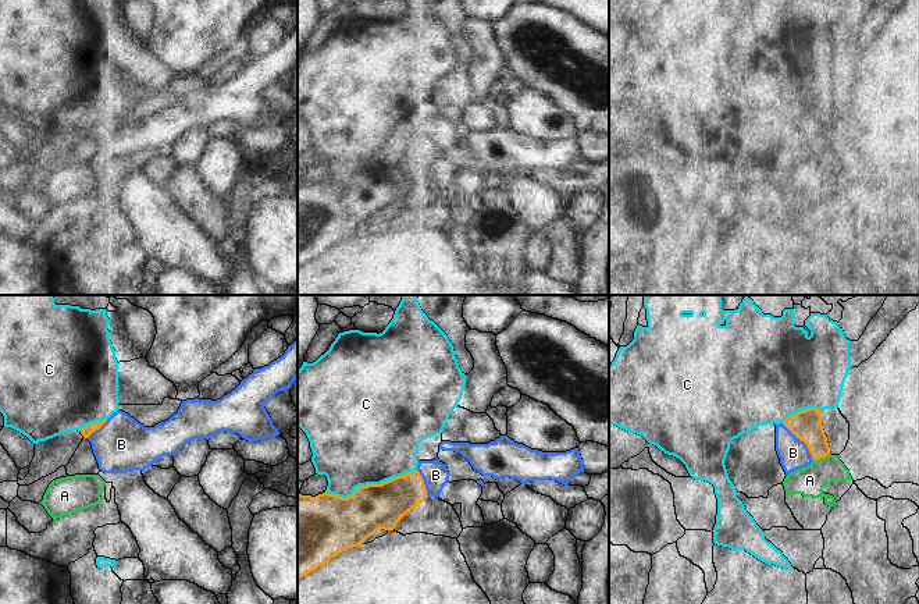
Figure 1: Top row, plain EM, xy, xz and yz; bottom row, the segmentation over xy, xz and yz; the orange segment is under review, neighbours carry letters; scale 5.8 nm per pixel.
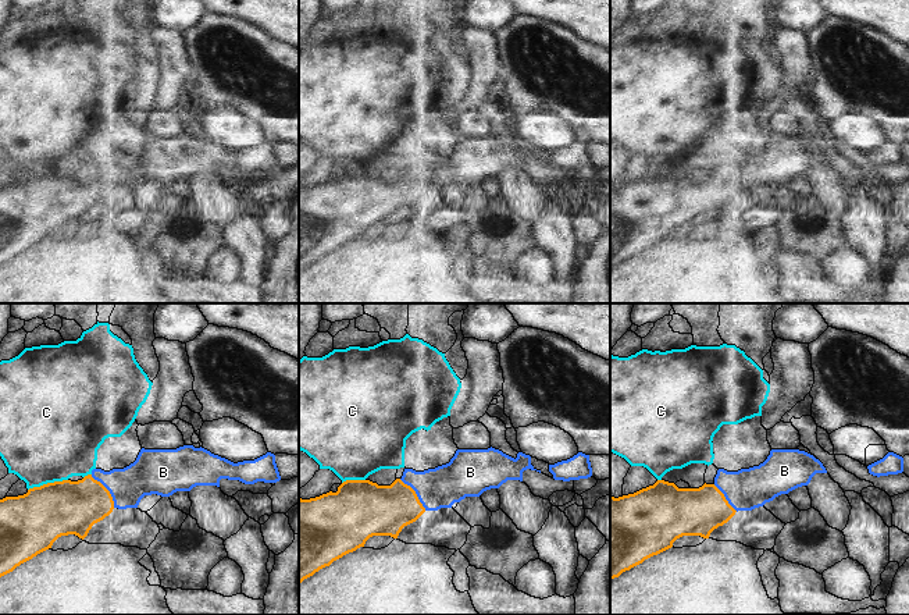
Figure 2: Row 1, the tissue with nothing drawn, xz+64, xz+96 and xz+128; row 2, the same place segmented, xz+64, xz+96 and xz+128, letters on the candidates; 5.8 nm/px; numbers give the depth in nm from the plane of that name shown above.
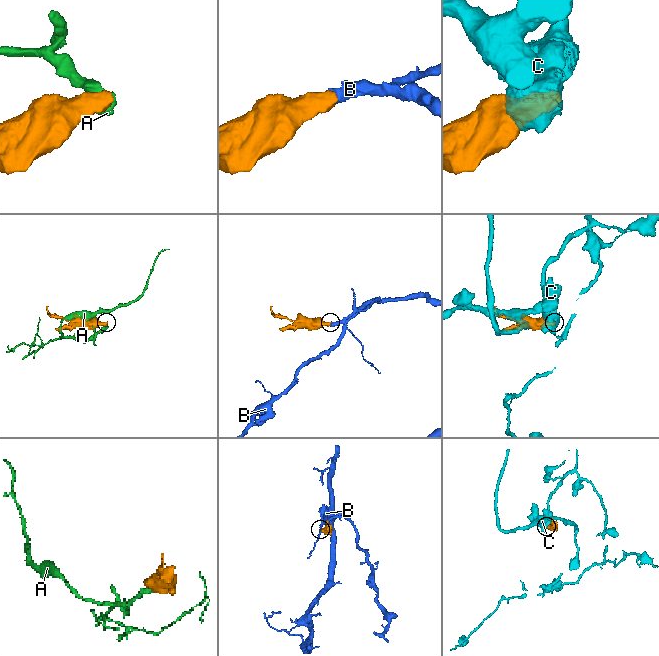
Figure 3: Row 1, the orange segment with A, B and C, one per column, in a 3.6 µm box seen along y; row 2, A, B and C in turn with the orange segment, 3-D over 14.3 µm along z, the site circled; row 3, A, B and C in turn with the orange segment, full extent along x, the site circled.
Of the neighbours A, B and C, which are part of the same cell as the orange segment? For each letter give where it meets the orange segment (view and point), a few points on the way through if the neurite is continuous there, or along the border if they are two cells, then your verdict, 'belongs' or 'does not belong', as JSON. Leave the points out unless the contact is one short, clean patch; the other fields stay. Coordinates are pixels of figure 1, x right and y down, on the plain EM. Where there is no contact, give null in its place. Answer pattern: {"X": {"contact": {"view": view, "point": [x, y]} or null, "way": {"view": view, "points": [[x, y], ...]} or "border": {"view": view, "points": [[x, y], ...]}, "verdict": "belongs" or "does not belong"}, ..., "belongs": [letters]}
{"A": {"contact": {"view": "yz", "point": [822, 145]}, "border": {"view": "yz", "points": [[830, 142], [814, 149]]}, "verdict": "does not belong"}, "B": {"contact": {"view": "yz", "point": [801, 128]}, "way": {"view": "yz", "points": [[805, 113], [801, 128], [793, 141]]}, "verdict": "belongs"}, "C": {"contact": {"view": "xz", "point": [370, 173]}, "verdict": "does not belong"}, "belongs": ["B"]}

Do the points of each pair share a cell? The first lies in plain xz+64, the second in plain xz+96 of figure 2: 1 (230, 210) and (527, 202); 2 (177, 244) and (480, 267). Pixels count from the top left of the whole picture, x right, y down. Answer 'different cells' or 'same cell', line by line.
1: same cell
2: different cells

